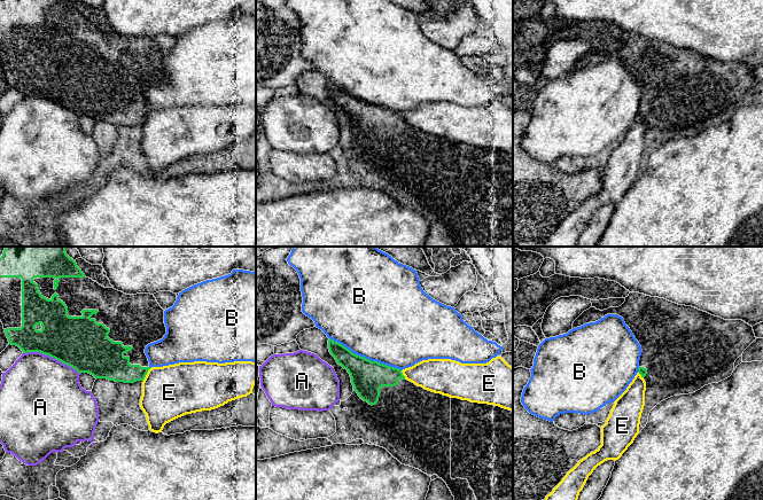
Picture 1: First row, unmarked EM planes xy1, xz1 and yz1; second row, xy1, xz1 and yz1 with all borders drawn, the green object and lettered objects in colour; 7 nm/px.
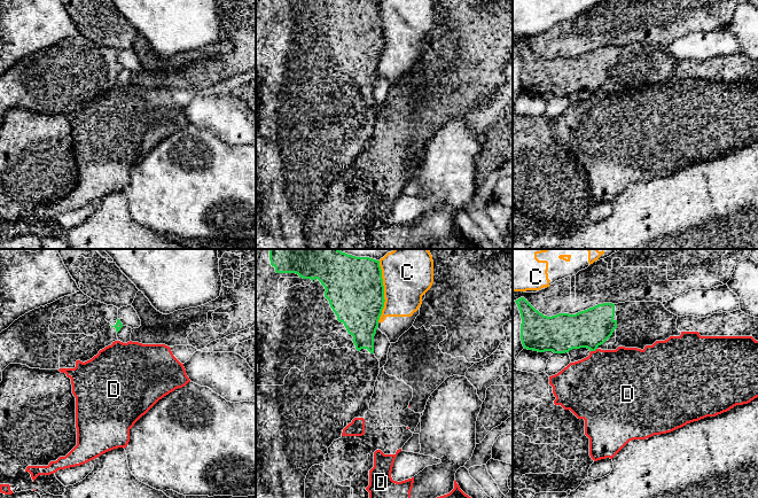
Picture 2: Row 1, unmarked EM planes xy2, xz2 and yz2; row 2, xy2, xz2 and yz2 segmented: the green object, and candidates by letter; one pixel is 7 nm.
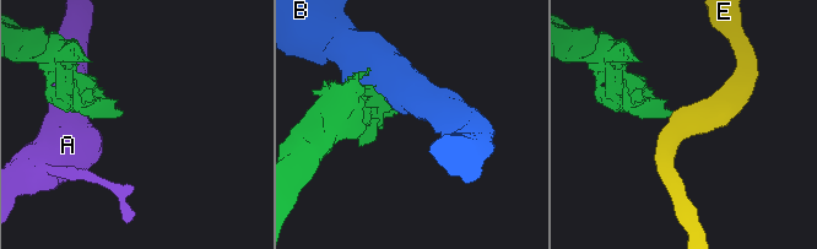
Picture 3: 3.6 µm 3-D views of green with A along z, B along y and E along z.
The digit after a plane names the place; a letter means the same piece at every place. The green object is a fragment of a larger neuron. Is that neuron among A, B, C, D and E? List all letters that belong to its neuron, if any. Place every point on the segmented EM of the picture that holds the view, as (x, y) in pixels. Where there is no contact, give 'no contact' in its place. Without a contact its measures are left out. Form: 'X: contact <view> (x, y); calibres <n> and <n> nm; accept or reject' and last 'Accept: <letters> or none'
A: contact xy1 (52, 357); calibres 360 and 500 nm; reject
B: contact xz1 (365, 358); calibres 240 and 500 nm; reject
C: contact xz2 (383, 292); calibres 400 and 360 nm; reject
D: contact yz2 (593, 350); calibres 260 and 460 nm; reject
E: contact xy1 (146, 374); calibres 200 and 380 nm; reject
Accept: none

